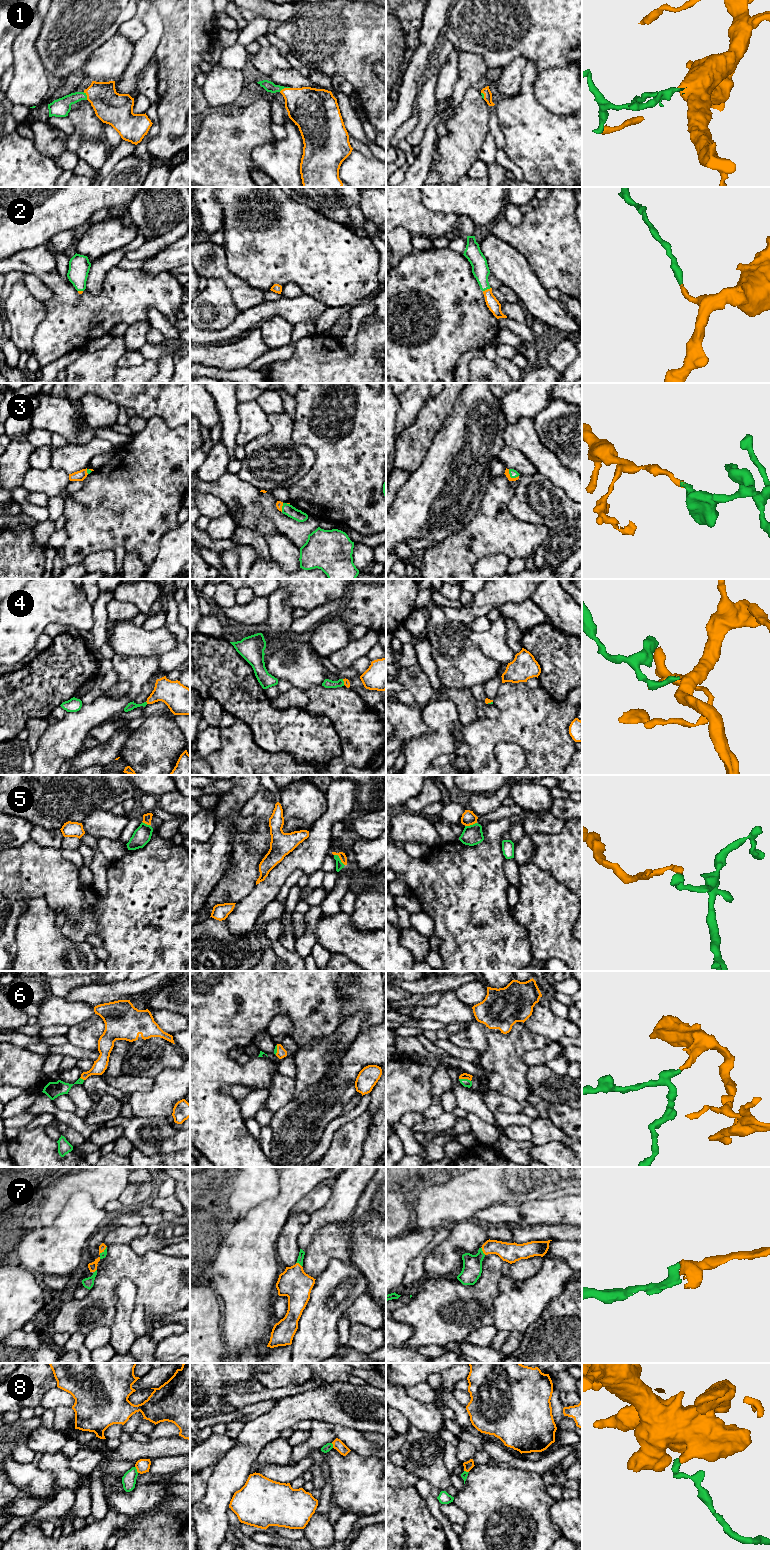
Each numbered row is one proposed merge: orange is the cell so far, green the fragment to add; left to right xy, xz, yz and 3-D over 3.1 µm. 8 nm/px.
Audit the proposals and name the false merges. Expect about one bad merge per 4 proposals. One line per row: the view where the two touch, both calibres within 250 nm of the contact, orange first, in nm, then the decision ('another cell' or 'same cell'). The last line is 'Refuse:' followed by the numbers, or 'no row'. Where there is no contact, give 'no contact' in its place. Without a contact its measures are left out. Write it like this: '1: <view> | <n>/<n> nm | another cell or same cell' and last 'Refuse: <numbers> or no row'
1: xz | 320/90 nm | same cell
2: yz | 100/140 nm | same cell
3: yz | 40/70 nm | same cell
4: xy | 220/60 nm | same cell
5: xz | 60/60 nm | another cell
6: yz | 50/60 nm | same cell
7: yz | 160/160 nm | same cell
8: xy | 110/110 nm | another cell
Refuse: 5, 8

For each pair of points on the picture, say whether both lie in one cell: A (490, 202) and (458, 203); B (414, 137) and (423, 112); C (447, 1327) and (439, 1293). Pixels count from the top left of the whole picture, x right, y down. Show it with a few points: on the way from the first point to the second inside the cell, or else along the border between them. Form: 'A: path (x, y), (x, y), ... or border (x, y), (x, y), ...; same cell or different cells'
A: path (482, 202), (466, 202); same cell
B: path (419, 131), (423, 124), (423, 118); same cell
C: path (439, 1319), (435, 1313), (439, 1301); same cell

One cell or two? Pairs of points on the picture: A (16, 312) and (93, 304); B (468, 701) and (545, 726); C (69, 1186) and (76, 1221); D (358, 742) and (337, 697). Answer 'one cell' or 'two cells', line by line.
A: two cells
B: two cells
C: two cells
D: one cell

